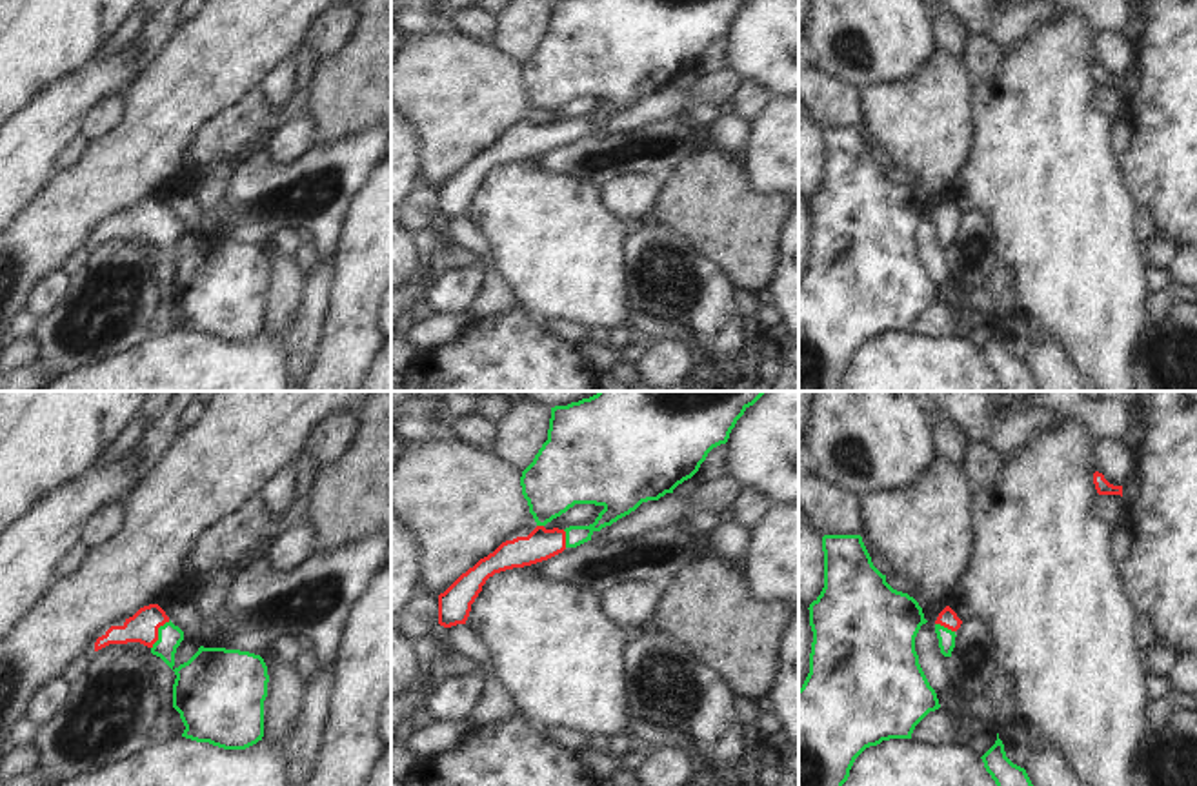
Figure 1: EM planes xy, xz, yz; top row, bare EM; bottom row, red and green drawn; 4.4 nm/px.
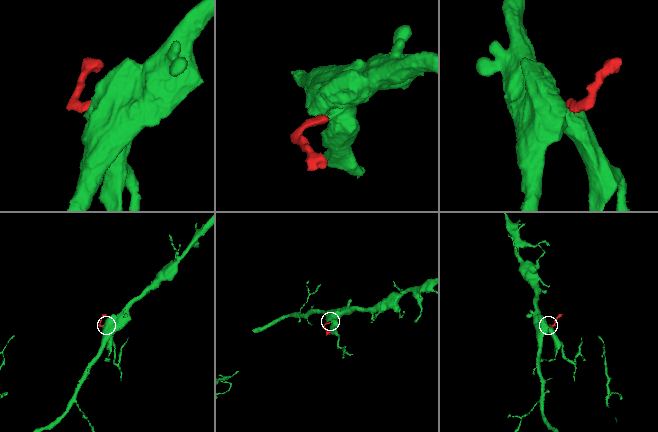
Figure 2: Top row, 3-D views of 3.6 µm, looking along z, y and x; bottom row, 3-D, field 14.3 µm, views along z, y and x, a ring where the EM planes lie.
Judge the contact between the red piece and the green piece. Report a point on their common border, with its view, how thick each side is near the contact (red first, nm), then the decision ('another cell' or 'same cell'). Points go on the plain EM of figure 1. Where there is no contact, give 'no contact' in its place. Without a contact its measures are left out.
meets red in xy at (157, 226); 140 nm thick on the red side, 160 nm on the other; same cell

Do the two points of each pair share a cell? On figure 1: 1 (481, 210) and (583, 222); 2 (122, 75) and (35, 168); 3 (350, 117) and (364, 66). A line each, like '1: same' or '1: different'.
1: same
2: same
3: same

